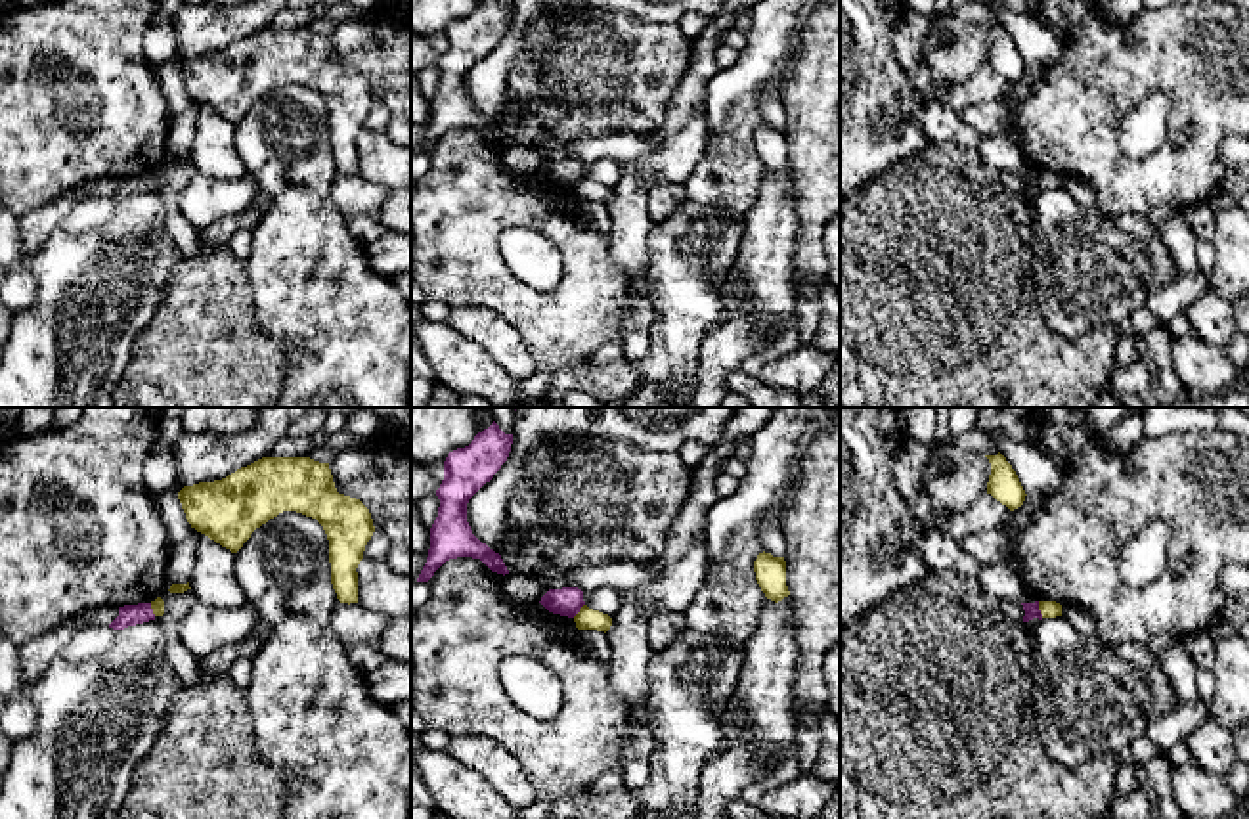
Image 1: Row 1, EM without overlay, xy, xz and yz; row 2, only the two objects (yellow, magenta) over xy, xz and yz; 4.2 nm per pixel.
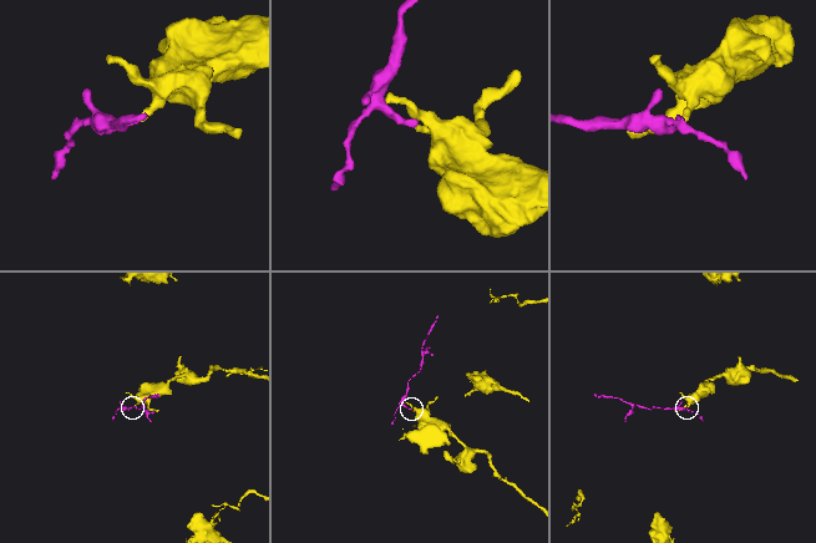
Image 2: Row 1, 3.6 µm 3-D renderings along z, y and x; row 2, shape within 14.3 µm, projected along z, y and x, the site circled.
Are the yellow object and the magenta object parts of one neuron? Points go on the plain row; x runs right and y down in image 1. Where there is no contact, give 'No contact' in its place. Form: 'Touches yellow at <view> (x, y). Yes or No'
Touches yellow at yz (1039, 180). No

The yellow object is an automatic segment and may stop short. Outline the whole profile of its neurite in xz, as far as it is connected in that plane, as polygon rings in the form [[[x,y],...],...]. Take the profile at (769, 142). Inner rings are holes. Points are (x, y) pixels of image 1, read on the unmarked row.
[[[759,124],[754,132],[756,151],[767,170],[778,174],[790,166],[786,157],[786,132],[771,124]]]

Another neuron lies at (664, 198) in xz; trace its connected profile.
[[[650,182],[648,186],[648,212],[654,224],[671,216],[685,201],[681,184]]]

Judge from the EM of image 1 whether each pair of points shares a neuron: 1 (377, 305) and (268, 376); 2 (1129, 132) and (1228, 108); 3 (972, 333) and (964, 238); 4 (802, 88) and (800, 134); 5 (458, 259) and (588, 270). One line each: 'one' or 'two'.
1: two
2: two
3: one
4: one
5: one

